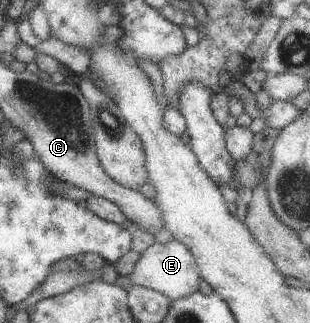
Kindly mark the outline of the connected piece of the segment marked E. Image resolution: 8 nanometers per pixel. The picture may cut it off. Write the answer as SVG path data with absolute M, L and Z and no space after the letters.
M173 239L167 243L154 242L139 256L130 273L116 277L115 281L117 285L121 285L123 288L127 288L131 283L176 300L199 291L201 279L198 265L189 248Z

